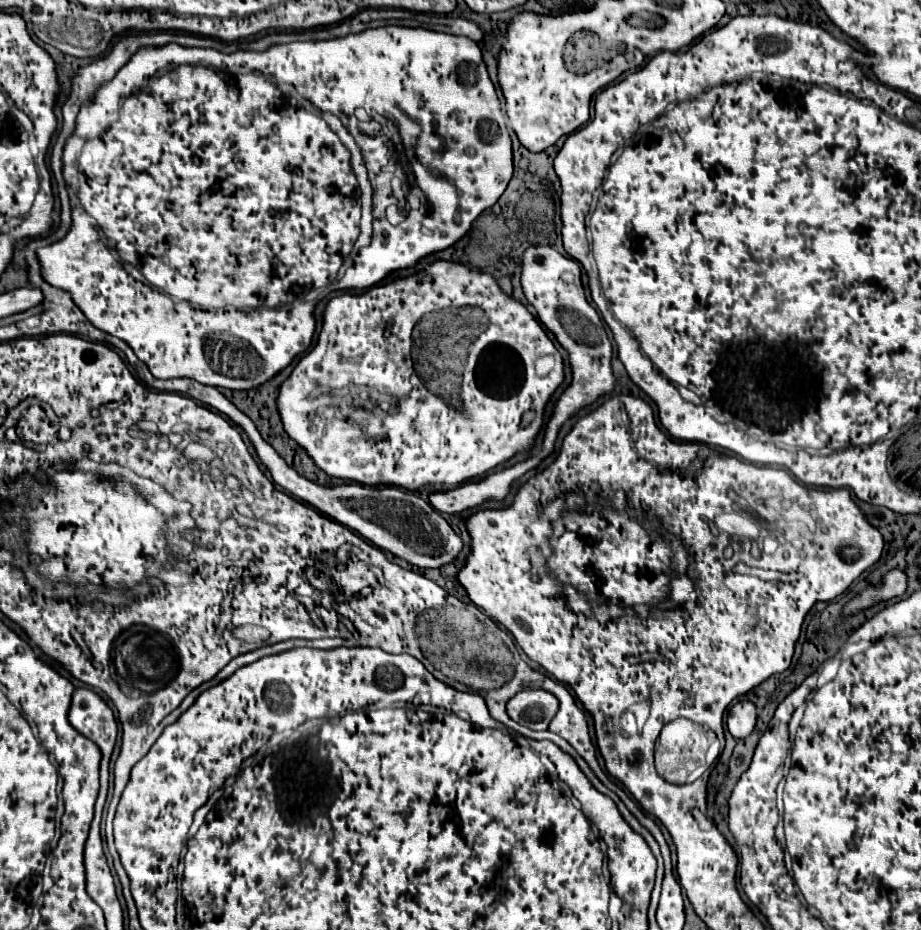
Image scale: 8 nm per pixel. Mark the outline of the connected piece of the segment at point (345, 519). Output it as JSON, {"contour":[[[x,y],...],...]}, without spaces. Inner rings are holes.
{"contour":[[[137,358],[137,362],[145,370],[145,384],[147,386],[151,386],[155,390],[163,390],[163,392],[187,394],[189,398],[193,398],[193,400],[197,400],[205,406],[217,408],[221,414],[231,418],[237,426],[243,428],[245,434],[249,434],[247,438],[251,440],[259,460],[263,462],[263,466],[271,472],[271,478],[275,480],[275,484],[279,484],[291,496],[311,504],[315,510],[319,510],[323,514],[331,514],[331,518],[335,518],[343,526],[351,528],[353,532],[357,532],[365,540],[373,542],[377,548],[387,550],[393,556],[397,556],[397,558],[401,558],[401,560],[405,560],[413,566],[419,566],[419,568],[441,568],[441,566],[453,564],[457,560],[457,556],[461,554],[463,540],[453,532],[449,522],[429,502],[425,502],[421,496],[417,496],[413,492],[405,492],[401,488],[365,488],[361,484],[345,484],[345,486],[325,488],[325,486],[313,484],[307,478],[299,476],[291,466],[287,466],[285,460],[273,450],[273,446],[267,444],[261,438],[259,430],[249,420],[249,416],[245,416],[235,404],[231,404],[217,388],[199,384],[197,380],[191,380],[191,378],[159,380],[151,374],[151,370],[145,366],[145,362],[141,362],[139,358]]]}

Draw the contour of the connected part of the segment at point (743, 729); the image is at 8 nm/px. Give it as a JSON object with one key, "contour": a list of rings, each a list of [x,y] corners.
{"contour":[[[743,700],[729,710],[727,728],[735,738],[747,738],[755,728],[755,720],[757,720],[755,704],[751,700]]]}

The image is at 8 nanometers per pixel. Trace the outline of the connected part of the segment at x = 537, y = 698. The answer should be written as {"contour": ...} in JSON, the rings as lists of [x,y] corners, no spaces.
{"contour":[[[523,690],[507,704],[509,716],[531,730],[547,730],[557,710],[559,700],[547,690]]]}

